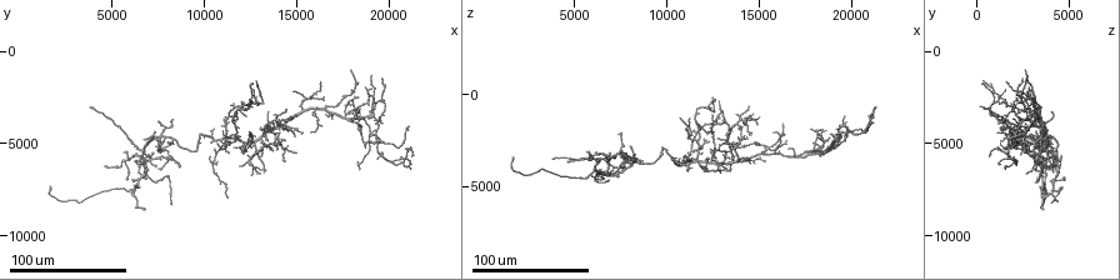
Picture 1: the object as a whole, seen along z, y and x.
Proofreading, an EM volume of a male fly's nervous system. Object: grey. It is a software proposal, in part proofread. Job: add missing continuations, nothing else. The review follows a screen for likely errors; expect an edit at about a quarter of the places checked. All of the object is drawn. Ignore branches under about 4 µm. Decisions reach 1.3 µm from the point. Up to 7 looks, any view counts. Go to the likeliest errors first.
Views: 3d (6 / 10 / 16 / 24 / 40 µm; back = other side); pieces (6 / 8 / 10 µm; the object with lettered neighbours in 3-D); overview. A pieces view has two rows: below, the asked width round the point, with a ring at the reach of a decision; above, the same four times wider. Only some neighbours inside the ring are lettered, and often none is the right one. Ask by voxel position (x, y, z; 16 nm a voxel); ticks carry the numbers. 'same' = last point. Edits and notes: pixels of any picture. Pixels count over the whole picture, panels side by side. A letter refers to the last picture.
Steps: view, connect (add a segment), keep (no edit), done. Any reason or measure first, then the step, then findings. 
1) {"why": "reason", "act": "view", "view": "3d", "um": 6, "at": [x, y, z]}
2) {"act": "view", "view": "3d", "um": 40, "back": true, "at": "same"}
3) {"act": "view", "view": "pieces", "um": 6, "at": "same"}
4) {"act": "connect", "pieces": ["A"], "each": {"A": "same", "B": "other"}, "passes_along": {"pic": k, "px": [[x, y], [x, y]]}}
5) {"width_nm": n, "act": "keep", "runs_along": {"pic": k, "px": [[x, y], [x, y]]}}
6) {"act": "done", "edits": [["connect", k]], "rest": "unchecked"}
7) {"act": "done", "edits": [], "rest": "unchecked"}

{"why": "branch stops here", "act": "view", "view": "3d", "um": 24, "at": [13600, 3200, 4200]}

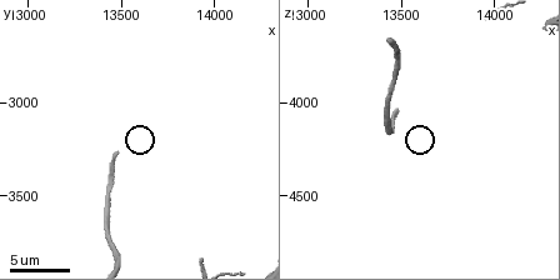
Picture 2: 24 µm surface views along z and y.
{"act": "view", "view": "pieces", "um": 8, "at": [13480, 3280, 4040]}

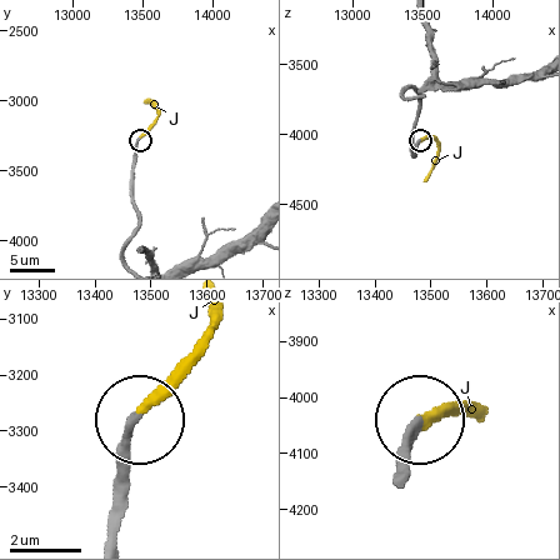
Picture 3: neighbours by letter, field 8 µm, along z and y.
{"act": "connect", "pieces": ["J"], "each": {"J": "same"}, "passes_along": {"pic": 3, "px": [[405, 476], [405, 450], [423, 423], [468, 416]]}, "found": "it goes on there"}

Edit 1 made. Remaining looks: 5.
{"act": "view", "view": "overview"}

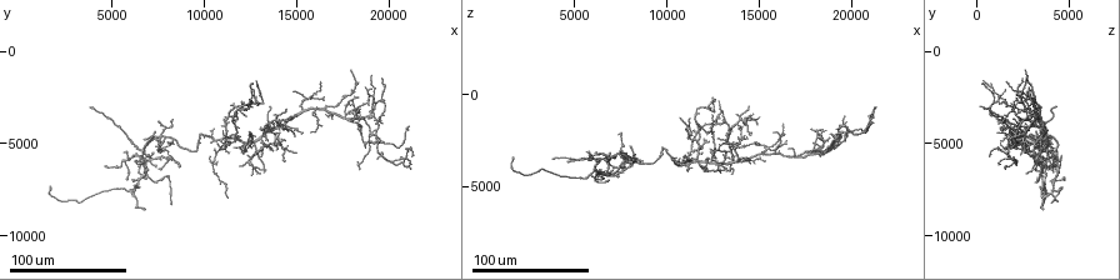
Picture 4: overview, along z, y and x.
{"why": "free end", "act": "view", "view": "3d", "um": 40, "at": [13600, 2800, 4400]}

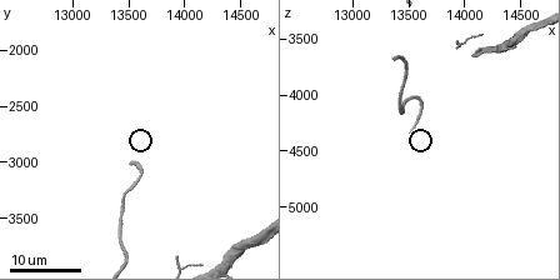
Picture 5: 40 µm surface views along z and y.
{"act": "view", "view": "pieces", "um": 10, "at": [13520, 3020, 4300]}

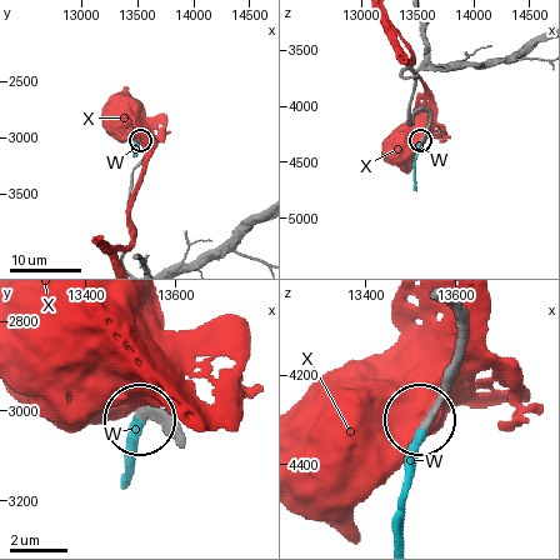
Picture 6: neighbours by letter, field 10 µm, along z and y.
{"width_nm": 320, "act": "connect", "pieces": ["W"], "each": {"W": "same", "X": "other"}, "found": "the neuron continues"}

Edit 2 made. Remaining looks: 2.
{"act": "done", "edits": [["connect", 3], ["connect", 6]], "rest": "unchecked"}

